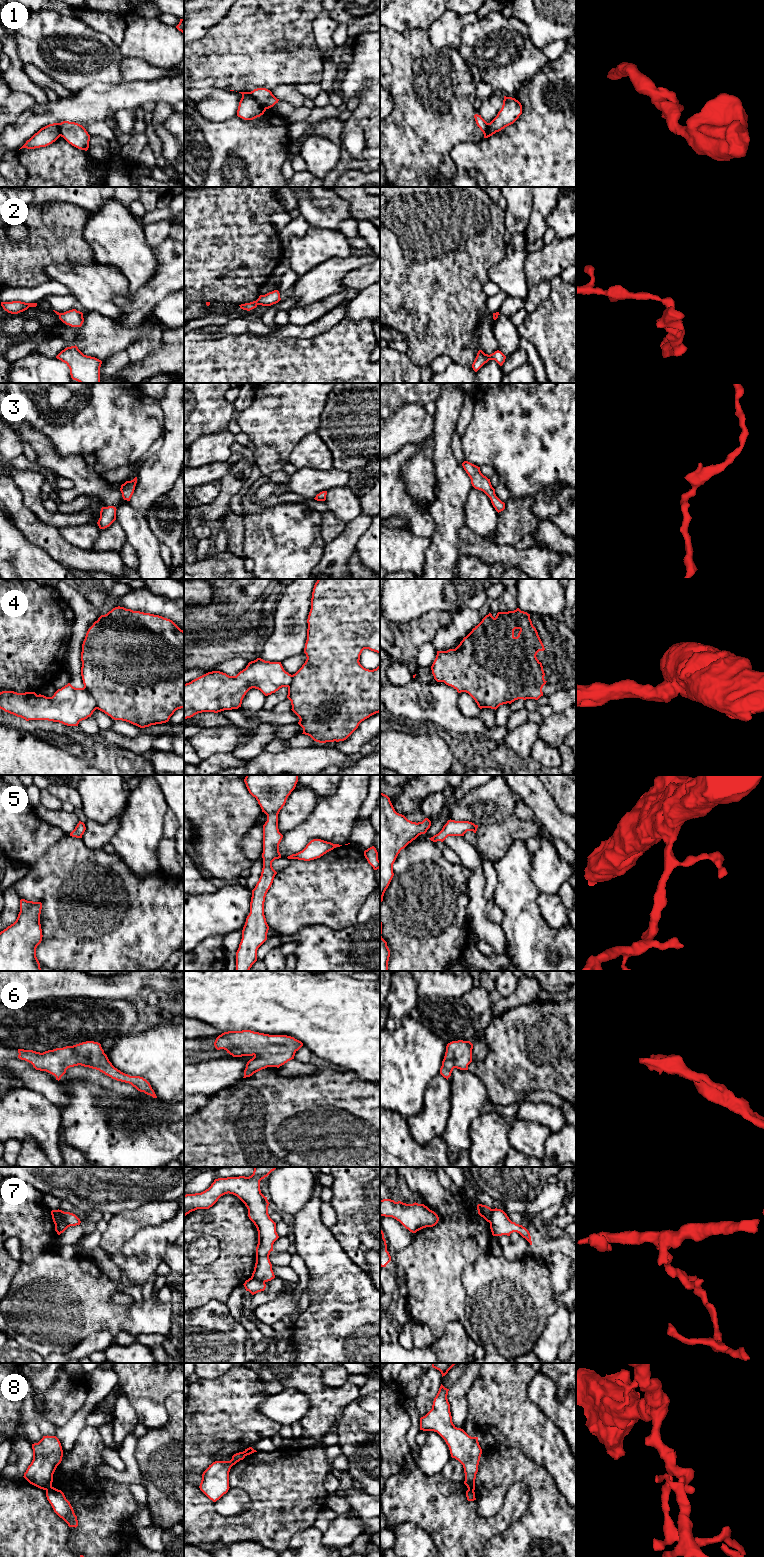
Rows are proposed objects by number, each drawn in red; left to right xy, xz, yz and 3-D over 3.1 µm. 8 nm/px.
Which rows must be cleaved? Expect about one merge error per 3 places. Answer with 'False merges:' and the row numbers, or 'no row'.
False merges: 1, 4, 7, 8

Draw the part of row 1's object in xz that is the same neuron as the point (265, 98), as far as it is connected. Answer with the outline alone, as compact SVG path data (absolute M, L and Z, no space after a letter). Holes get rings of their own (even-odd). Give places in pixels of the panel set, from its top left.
M257 88L249 93L256 99L259 105L266 109L273 107L279 101L279 99L277 99L272 92L266 88Z

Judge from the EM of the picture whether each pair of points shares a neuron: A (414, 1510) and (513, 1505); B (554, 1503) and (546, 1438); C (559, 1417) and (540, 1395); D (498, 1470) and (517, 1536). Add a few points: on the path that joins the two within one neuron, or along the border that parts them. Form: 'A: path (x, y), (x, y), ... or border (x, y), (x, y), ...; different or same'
A: path (439, 1510), (455, 1524), (489, 1524); same
B: border (532, 1459), (550, 1474), (557, 1489), (562, 1494); different
C: path (557, 1412), (545, 1400); same
D: path (520, 1471), (537, 1488), (537, 1514); same

